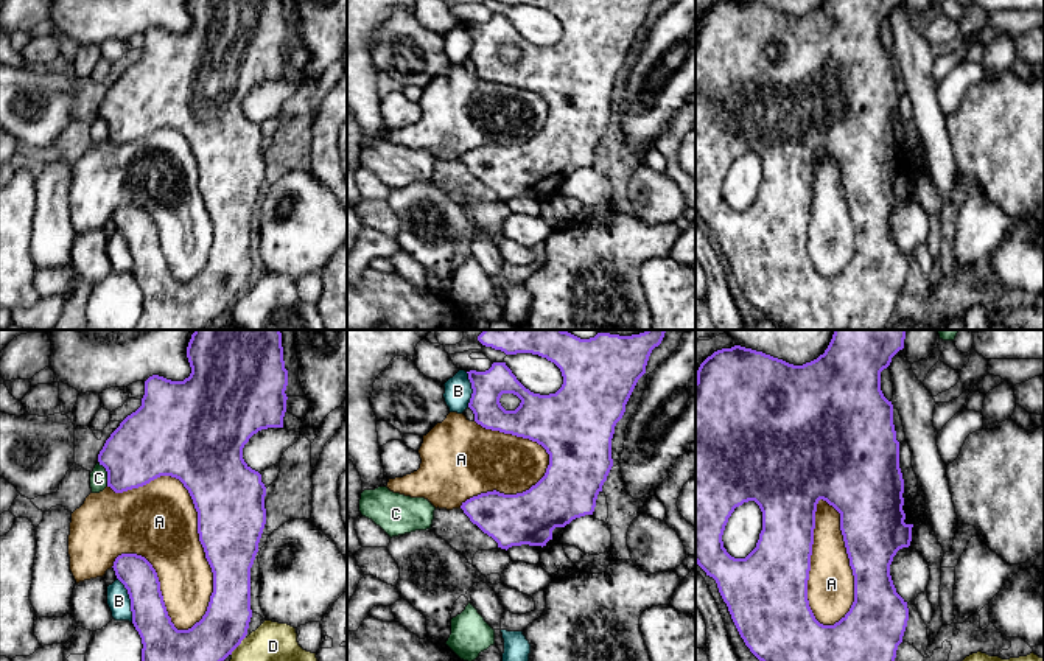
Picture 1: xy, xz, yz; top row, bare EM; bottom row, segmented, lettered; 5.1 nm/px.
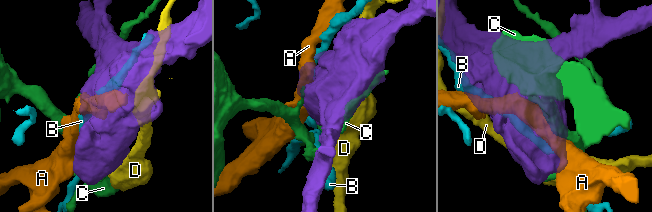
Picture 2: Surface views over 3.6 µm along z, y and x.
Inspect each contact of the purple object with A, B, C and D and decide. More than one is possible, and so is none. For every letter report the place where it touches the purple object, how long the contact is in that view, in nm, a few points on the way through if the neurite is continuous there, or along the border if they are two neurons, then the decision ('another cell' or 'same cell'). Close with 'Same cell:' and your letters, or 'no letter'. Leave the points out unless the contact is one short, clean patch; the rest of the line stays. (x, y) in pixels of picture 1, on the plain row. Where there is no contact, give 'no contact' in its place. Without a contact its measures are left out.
A: meets purple in xy at (198, 171); contact 850 nm long; another cell
B: meets purple in xy at (129, 249); contact 240 nm long; another cell
C: meets purple in xy at (108, 125); contact 140 nm long; another cell
D: meets purple in xy at (238, 296); contact 130 nm long; another cell
Same cell: no letter

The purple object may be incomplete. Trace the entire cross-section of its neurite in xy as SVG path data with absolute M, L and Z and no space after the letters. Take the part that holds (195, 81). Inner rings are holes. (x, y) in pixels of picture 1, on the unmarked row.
M187 0L191 25L184 33L152 26L145 33L142 58L128 67L106 92L98 114L107 123L107 138L115 145L143 138L160 128L179 131L198 163L198 185L213 224L213 244L205 266L188 282L177 282L168 268L160 233L142 207L121 205L114 213L117 230L131 250L132 275L142 289L142 316L132 330L204 330L241 296L252 269L250 219L266 176L266 138L261 126L243 110L243 100L261 81L283 79L288 22L283 0Z

